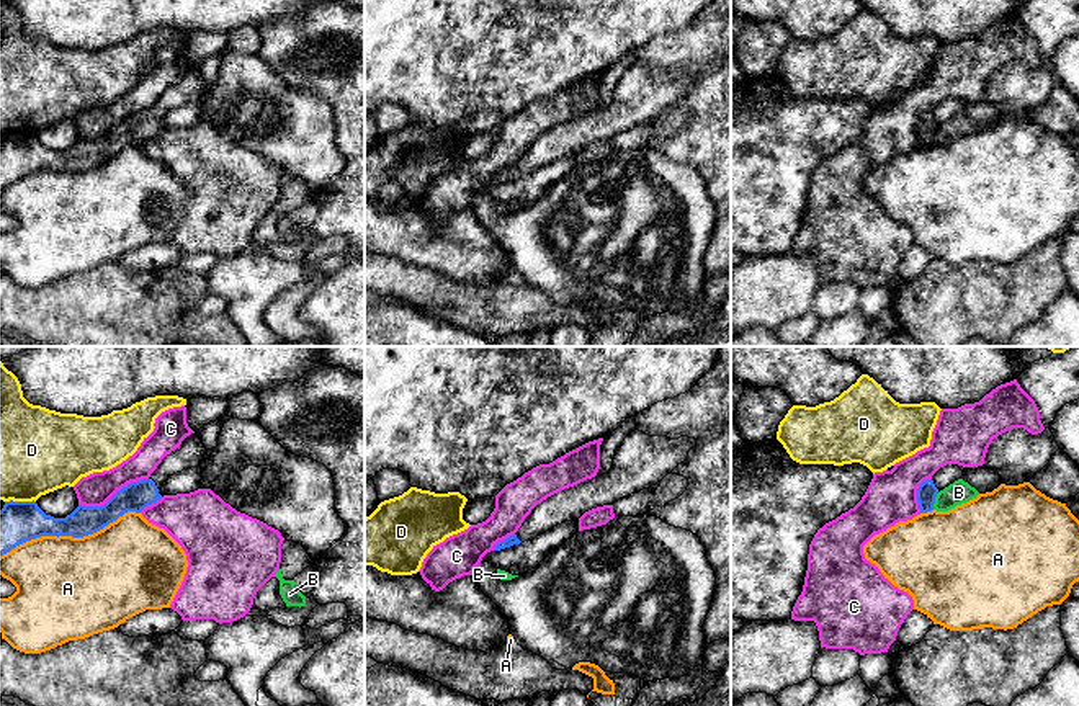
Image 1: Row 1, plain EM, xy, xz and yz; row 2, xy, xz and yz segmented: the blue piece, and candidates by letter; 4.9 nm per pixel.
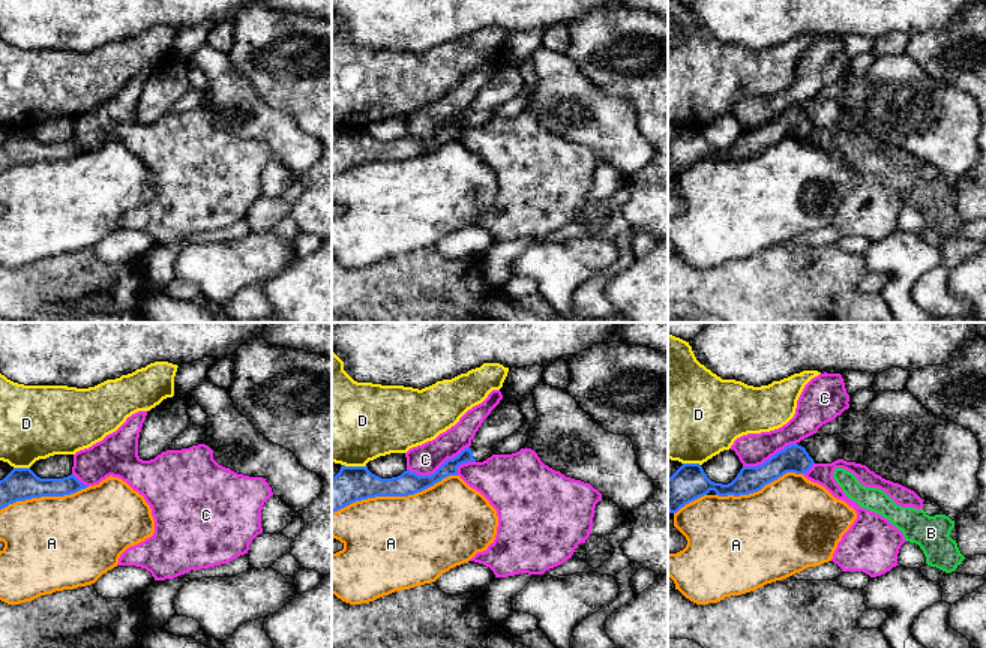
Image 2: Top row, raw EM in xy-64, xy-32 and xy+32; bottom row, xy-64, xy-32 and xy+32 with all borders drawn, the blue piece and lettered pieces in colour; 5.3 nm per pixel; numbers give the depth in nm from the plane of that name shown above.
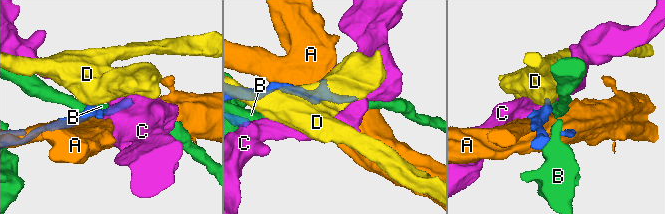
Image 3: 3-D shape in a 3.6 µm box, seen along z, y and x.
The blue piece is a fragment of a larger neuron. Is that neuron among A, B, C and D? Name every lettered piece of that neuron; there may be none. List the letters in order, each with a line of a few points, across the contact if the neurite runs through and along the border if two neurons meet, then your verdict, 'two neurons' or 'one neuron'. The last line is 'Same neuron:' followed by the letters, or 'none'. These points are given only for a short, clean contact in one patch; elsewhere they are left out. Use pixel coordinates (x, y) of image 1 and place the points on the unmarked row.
A: two neurons
B: two neurons
C: two neurons
D: xy (35, 134), (5, 136) | two neurons
Same neuron: none

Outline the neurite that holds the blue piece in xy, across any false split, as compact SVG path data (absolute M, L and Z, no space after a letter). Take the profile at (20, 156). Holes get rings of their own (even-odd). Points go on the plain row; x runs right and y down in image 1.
M198 67L186 70L167 88L149 113L131 116L101 141L78 139L65 152L46 149L33 136L5 136L0 144L0 190L41 170L83 172L93 168L128 145L141 147L163 131L162 118L173 108L198 101L206 82Z

